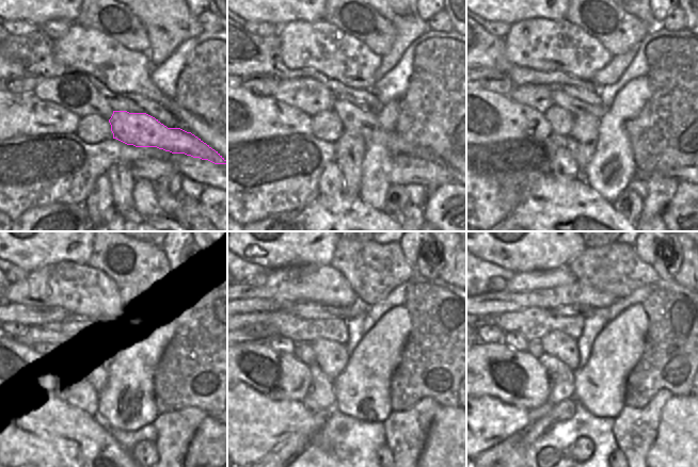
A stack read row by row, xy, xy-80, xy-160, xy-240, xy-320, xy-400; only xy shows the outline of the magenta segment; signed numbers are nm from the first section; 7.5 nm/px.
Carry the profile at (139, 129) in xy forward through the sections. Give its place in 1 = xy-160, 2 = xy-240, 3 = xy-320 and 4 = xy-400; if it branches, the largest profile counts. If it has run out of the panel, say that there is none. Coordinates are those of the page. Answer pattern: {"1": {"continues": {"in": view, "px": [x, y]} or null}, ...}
{"1": {"continues": {"in": "xy-160", "px": [575, 107]}}, "2": {"continues": {"in": "xy-240", "px": [33, 335]}}, "3": {"continues": {"in": "xy-320", "px": [268, 332]}}, "4": {"continues": null}}

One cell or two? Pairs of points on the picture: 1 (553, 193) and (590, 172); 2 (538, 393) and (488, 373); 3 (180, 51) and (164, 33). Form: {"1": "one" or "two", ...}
{"1": "two", "2": "one", "3": "two"}

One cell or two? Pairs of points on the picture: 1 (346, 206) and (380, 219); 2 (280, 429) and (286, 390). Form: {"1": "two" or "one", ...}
{"1": "one", "2": "two"}

